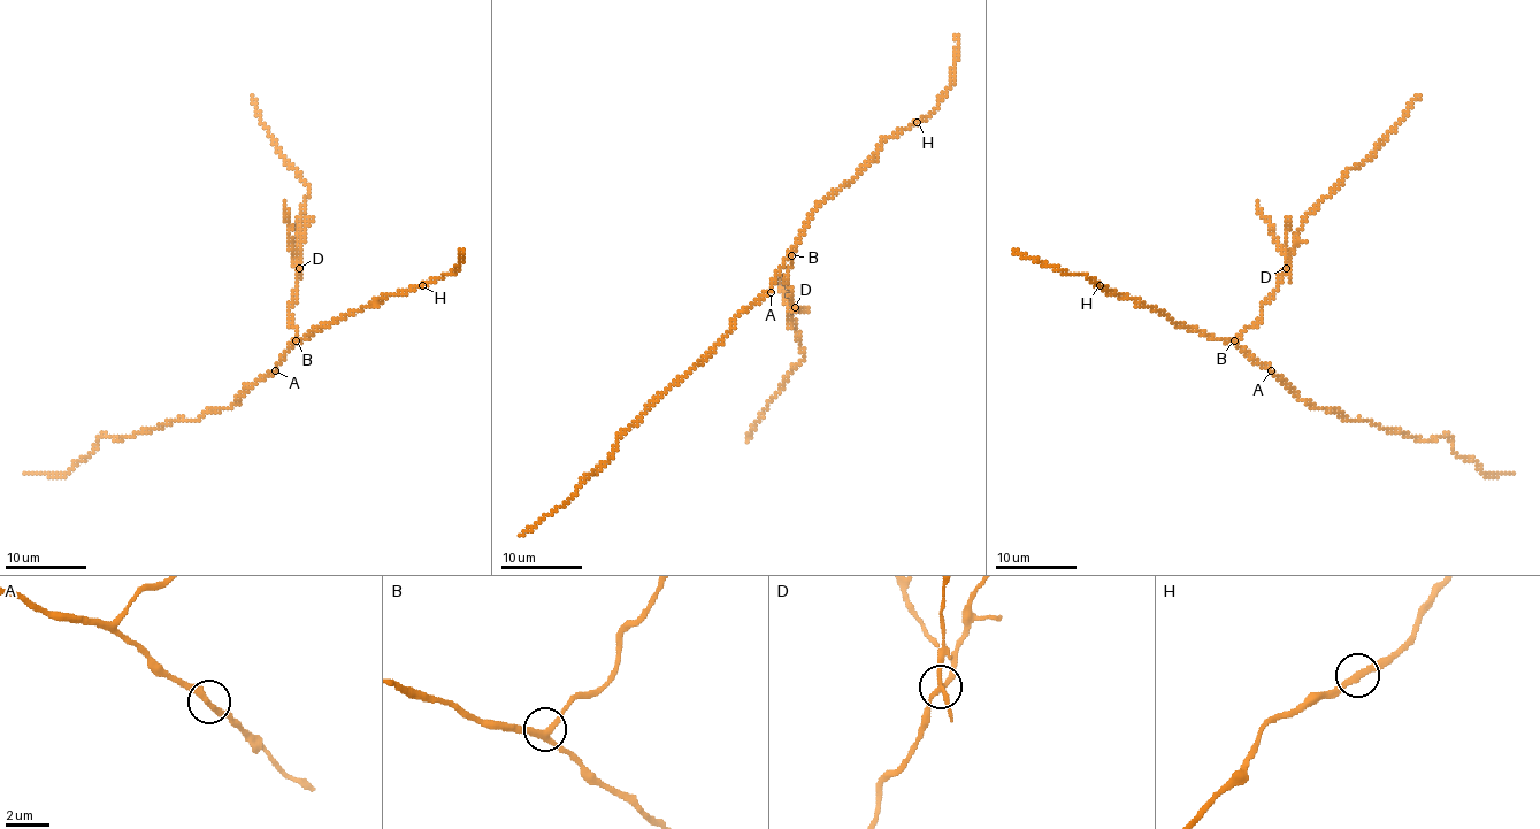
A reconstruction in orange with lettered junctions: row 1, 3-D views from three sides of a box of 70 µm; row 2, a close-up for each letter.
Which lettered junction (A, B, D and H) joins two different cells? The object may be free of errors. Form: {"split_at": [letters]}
{"split_at": ["D"]}

